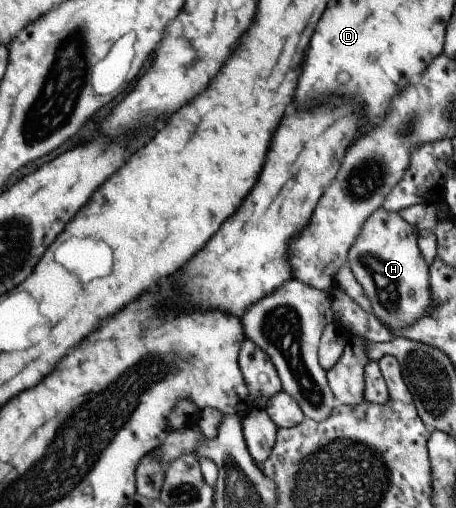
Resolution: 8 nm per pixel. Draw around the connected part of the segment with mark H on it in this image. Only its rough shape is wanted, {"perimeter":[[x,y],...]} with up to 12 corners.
{"perimeter":[[368,215],[346,265],[386,329],[434,309],[416,229]]}

